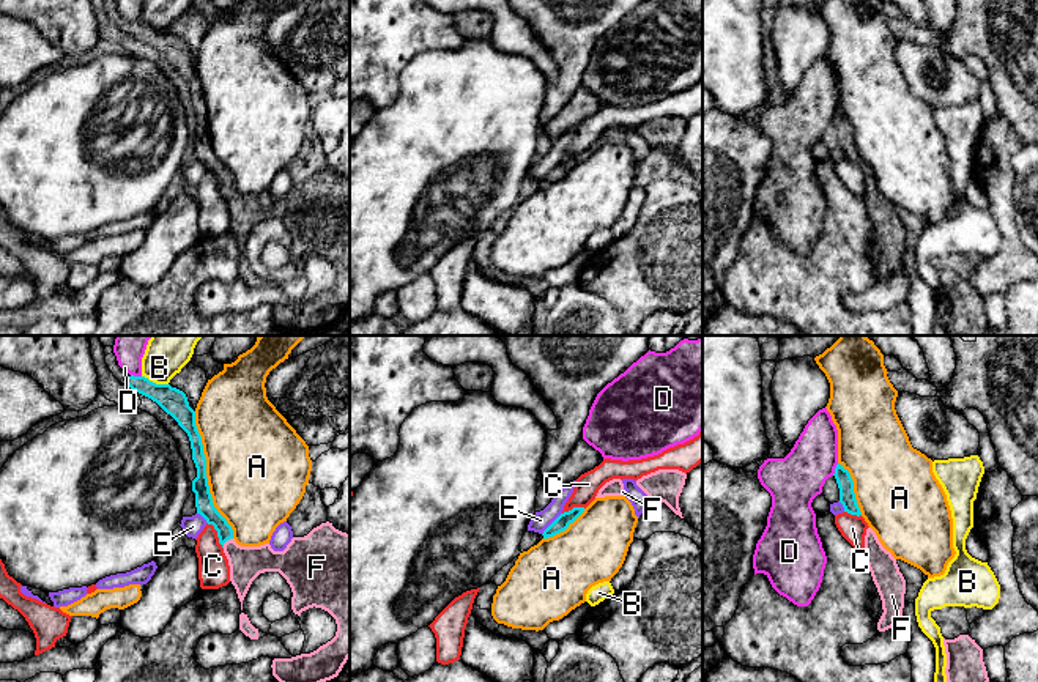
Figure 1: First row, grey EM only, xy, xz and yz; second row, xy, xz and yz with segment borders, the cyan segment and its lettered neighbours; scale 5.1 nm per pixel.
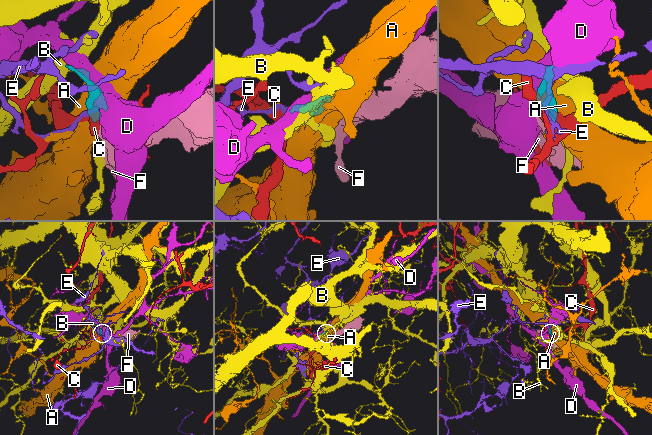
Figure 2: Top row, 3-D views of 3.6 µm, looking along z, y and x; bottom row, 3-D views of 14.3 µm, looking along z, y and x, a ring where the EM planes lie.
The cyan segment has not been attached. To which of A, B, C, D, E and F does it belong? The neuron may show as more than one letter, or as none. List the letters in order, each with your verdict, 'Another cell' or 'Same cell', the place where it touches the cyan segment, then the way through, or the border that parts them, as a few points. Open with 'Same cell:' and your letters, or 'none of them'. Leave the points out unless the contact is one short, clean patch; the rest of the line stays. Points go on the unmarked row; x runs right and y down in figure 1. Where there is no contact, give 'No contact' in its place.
Same cell: F
A: Another cell. Touches cyan at xy (205, 122)
B: Another cell. Touches cyan at xy (155, 30). Boundary: xy (142, 22), (156, 30), (167, 32)
C: Another cell. Touches cyan at xy (218, 181). Boundary: xy (207, 169), (216, 178), (222, 196)
D: Another cell. Touches cyan at yz (835, 117)
E: Another cell. Touches cyan at xz (552, 170). Boundary: xz (561, 159), (542, 181)
F: Same cell. Touches cyan at xy (226, 188)

